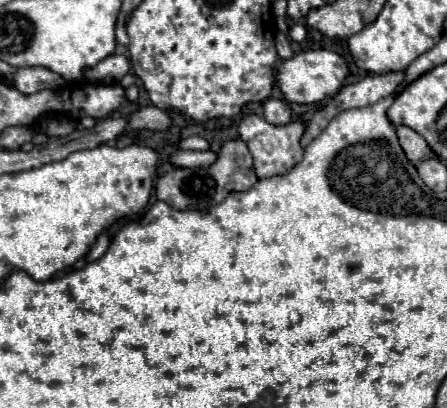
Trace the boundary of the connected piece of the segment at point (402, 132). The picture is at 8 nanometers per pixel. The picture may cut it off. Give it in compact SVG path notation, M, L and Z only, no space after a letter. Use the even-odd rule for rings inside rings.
M402 125L402 127L396 127L396 131L398 131L398 139L400 139L400 145L402 145L406 157L414 165L418 165L426 157L426 153L428 153L428 143L410 127Z

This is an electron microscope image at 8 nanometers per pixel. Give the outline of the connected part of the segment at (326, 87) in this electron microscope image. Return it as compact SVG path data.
M328 49L296 53L292 59L280 61L278 73L276 73L276 81L278 81L286 101L302 103L302 105L318 103L324 97L330 97L330 95L338 93L338 89L342 87L346 77L348 77L346 59L342 55L338 55L338 53L334 53L334 51L328 51Z

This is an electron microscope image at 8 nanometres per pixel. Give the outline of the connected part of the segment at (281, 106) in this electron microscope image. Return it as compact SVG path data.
M266 99L264 101L264 119L268 123L274 123L274 125L290 123L290 119L292 119L290 105L286 101L280 101L280 99Z

